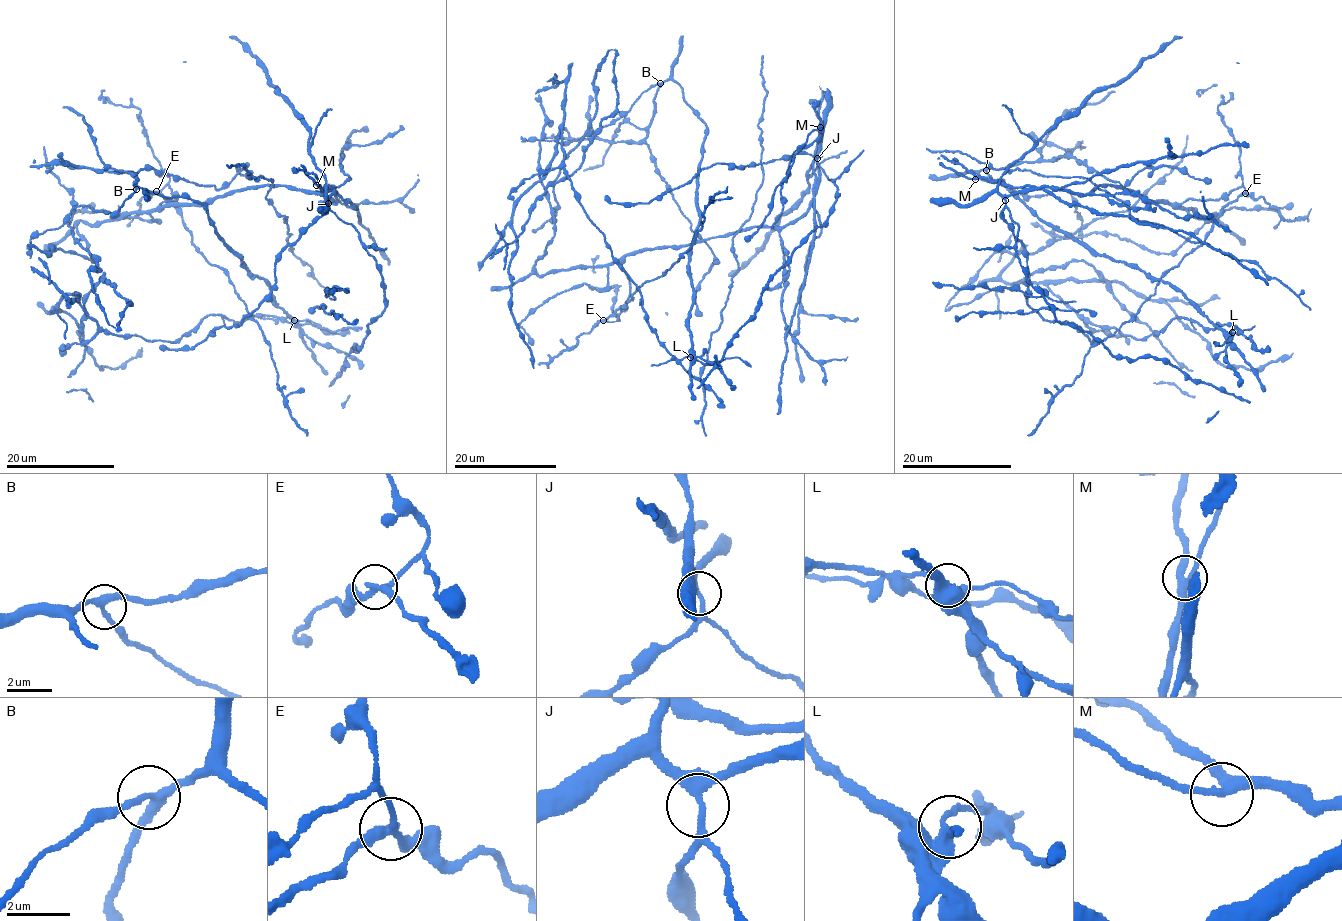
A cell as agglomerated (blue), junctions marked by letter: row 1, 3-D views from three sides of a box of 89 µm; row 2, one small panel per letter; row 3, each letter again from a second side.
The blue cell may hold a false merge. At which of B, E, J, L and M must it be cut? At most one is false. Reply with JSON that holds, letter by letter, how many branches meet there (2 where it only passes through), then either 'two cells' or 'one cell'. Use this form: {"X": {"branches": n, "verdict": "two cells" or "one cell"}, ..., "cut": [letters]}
{"B": {"branches": 3, "verdict": "one cell"}, "E": {"branches": 3, "verdict": "two cells"}, "J": {"branches": 3, "verdict": "one cell"}, "L": {"branches": 3, "verdict": "one cell"}, "M": {"branches": 3, "verdict": "one cell"}, "cut": ["E"]}

